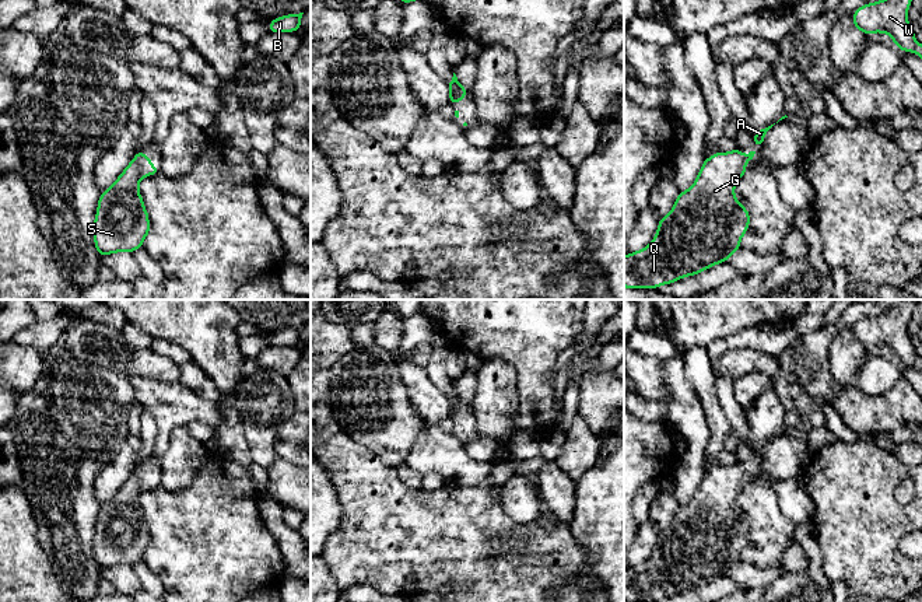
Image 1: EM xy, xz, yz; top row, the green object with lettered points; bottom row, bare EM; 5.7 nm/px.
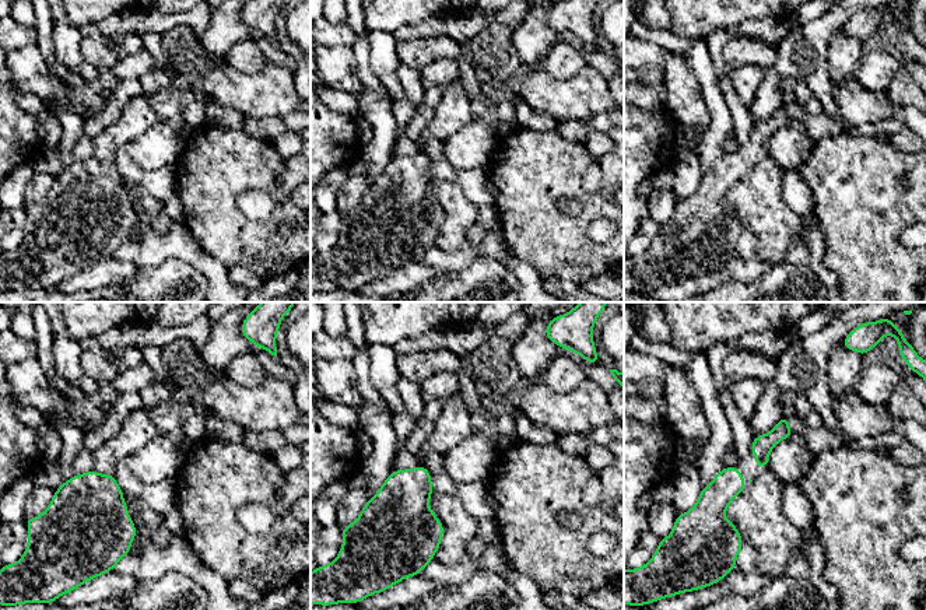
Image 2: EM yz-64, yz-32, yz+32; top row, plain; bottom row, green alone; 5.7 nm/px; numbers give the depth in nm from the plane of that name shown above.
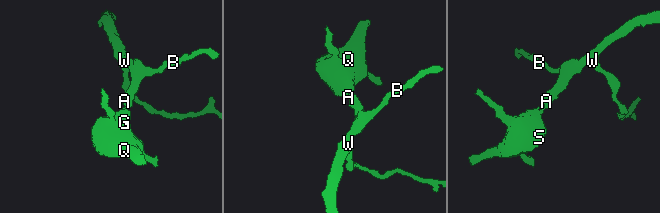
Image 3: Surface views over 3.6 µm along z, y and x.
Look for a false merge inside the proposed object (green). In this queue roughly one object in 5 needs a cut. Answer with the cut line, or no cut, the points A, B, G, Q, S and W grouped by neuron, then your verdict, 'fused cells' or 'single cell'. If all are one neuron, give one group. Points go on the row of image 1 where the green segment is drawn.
no cut | A B G Q S W | single cell

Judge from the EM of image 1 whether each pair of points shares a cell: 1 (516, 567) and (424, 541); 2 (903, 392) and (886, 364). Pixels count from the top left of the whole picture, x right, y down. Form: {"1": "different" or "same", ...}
{"1": "same", "2": "different"}

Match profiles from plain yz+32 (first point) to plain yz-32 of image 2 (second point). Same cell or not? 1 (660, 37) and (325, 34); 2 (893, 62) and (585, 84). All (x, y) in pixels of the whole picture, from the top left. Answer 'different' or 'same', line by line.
1: same
2: different

